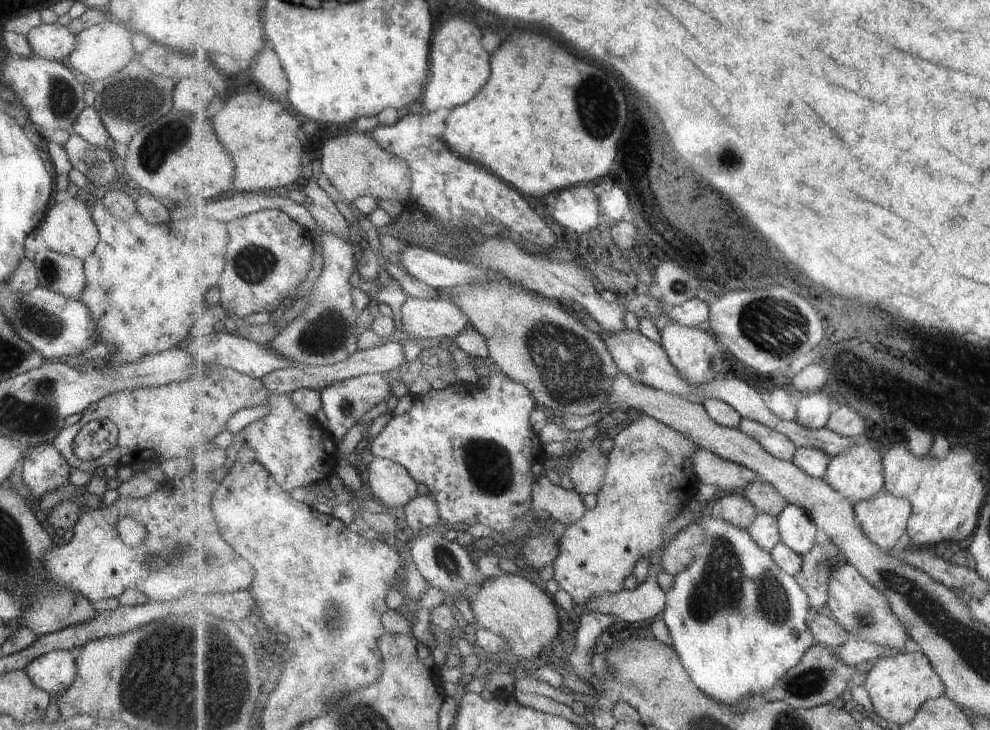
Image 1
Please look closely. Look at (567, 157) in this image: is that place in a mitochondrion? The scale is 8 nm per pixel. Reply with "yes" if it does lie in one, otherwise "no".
no

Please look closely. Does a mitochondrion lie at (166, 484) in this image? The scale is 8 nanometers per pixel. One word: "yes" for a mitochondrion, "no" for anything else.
no

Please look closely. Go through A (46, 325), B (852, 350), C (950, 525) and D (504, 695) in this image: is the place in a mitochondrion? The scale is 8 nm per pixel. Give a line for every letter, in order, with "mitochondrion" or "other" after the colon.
A: mitochondrion
B: other
C: other
D: other

